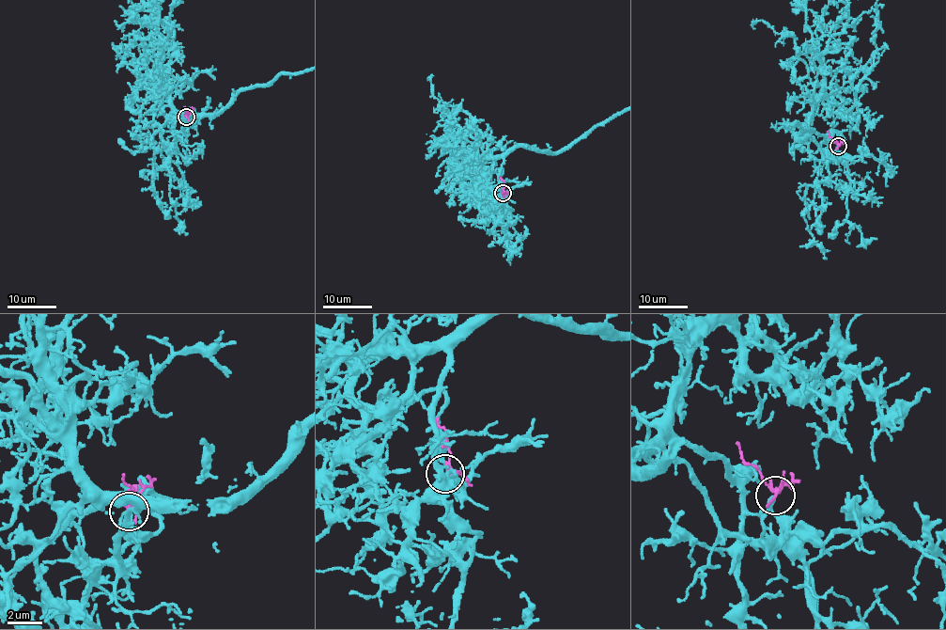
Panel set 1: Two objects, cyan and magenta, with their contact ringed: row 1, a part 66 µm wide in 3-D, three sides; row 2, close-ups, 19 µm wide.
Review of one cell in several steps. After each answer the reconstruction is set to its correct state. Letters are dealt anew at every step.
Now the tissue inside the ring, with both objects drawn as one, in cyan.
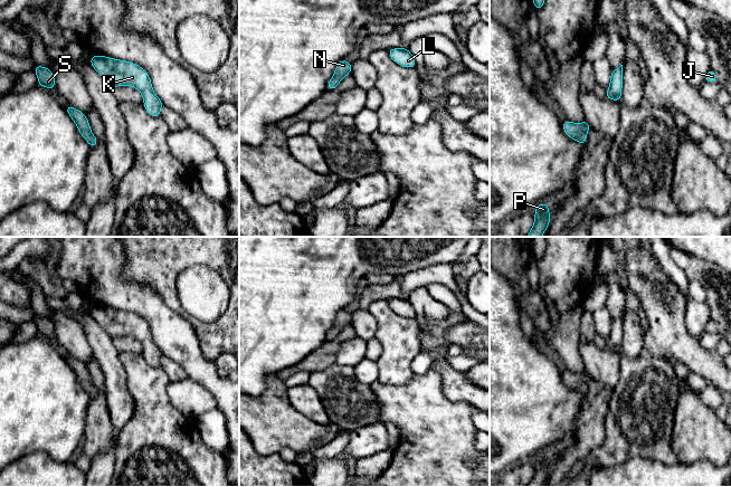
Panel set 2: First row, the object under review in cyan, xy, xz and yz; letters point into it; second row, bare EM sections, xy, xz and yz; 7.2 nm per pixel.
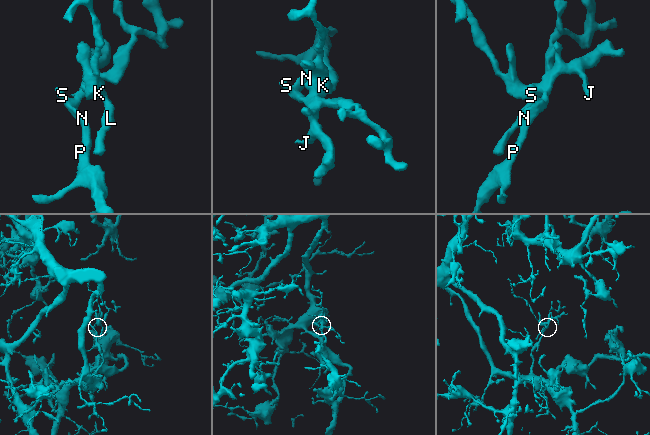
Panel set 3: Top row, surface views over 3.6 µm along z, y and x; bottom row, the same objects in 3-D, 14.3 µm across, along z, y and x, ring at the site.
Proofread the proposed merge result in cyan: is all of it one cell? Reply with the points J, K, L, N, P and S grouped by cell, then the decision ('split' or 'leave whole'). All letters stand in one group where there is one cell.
groups J K L N P S; leave whole

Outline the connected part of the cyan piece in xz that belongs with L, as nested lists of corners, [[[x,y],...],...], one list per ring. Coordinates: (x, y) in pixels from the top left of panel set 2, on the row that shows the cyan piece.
[[[391,48],[388,50],[389,57],[398,65],[407,68],[415,68],[416,60],[408,48]]]

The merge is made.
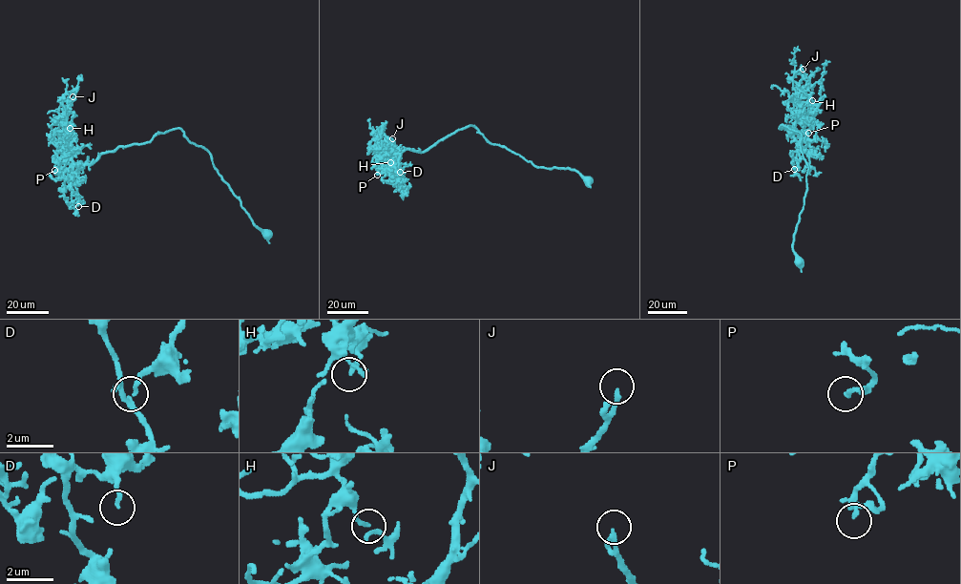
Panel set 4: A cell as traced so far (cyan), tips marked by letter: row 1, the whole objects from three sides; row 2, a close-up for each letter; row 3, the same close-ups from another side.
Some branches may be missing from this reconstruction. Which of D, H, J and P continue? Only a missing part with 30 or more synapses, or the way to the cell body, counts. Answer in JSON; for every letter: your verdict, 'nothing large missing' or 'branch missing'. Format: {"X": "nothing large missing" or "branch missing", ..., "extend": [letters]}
{"D": "nothing large missing", "H": "nothing large missing", "J": "branch missing", "P": "nothing large missing", "extend": ["J"]}

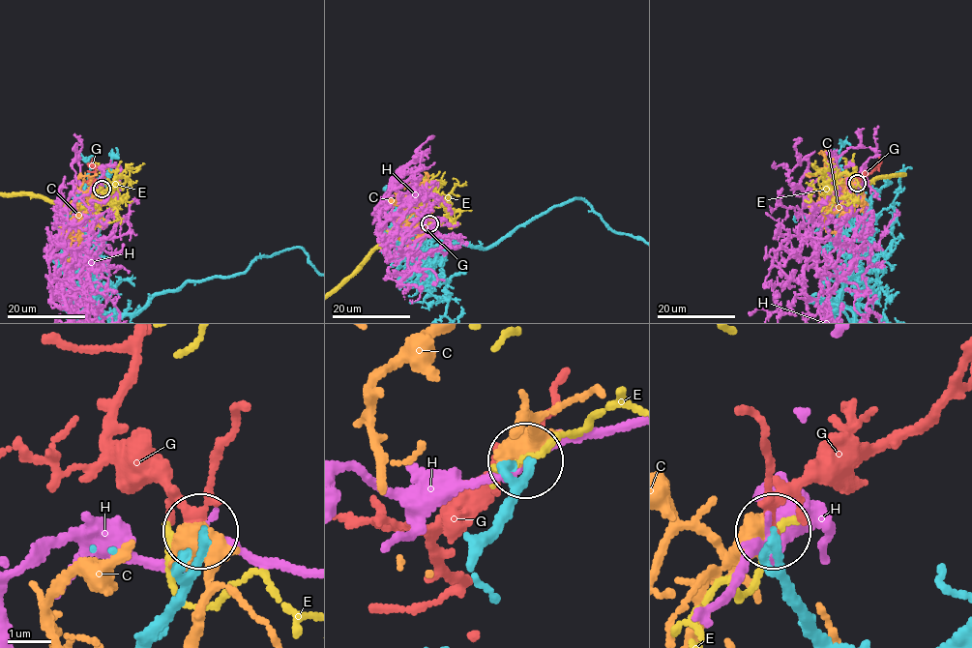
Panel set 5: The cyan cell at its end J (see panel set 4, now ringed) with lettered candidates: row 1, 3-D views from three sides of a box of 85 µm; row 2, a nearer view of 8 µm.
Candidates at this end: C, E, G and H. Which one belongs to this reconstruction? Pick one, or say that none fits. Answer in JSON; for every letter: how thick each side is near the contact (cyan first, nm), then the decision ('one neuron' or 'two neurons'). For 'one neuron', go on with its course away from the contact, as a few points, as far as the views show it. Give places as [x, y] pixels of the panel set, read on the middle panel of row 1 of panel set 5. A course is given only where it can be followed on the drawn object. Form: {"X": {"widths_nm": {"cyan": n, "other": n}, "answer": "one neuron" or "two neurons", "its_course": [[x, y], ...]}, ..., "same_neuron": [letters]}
{"C": {"widths_nm": {"cyan": 320, "other": 480}, "answer": "two neurons"}, "E": {"widths_nm": {"cyan": 220, "other": 110}, "answer": "two neurons"}, "G": {"widths_nm": {"cyan": 190, "other": 180}, "answer": "one neuron", "its_course": [[429, 223], [422, 231], [424, 234], [415, 240]]}, "H": {"widths_nm": {"cyan": 320, "other": 180}, "answer": "two neurons"}, "same_neuron": ["G"]}

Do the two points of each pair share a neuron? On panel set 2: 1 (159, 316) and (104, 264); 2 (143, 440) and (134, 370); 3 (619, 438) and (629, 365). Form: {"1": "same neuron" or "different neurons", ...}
{"1": "same neuron", "2": "same neuron", "3": "same neuron"}

